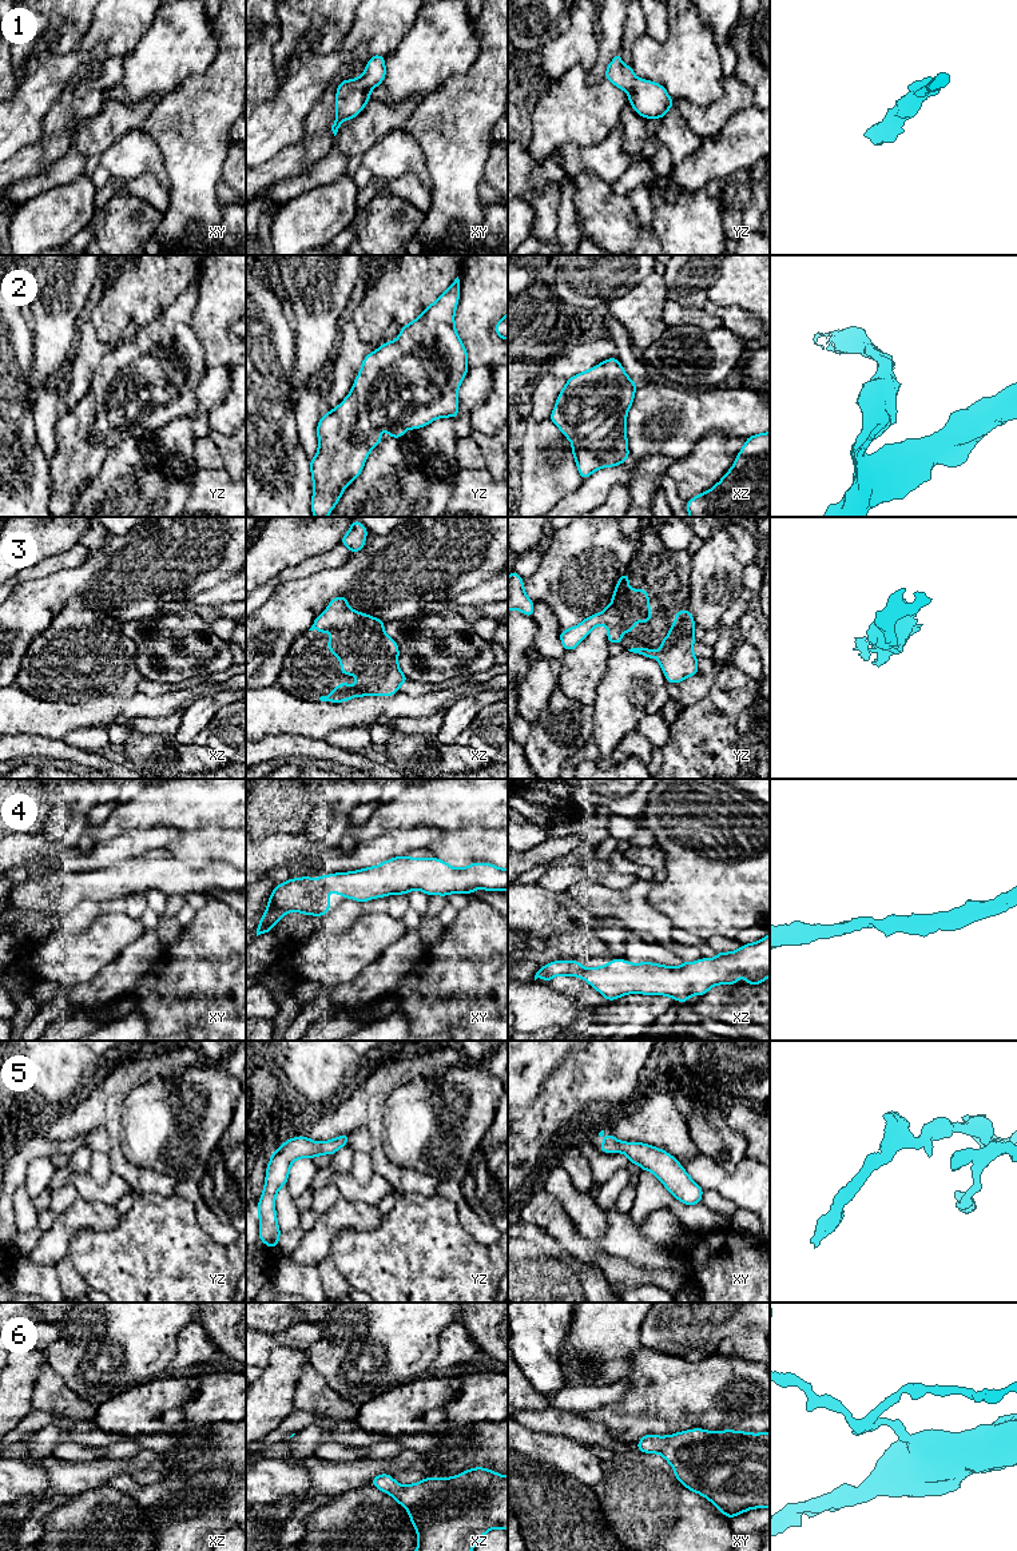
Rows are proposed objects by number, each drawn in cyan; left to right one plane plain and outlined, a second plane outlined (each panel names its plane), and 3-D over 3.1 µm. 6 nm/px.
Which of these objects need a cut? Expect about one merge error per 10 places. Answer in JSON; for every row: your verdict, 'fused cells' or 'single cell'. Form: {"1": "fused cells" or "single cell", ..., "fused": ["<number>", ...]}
{"1": "single cell", "2": "single cell", "3": "single cell", "4": "single cell", "5": "single cell", "6": "single cell", "fused": []}

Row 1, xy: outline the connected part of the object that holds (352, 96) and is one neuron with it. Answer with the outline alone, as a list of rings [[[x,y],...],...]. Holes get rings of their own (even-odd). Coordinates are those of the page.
[[[376,53],[359,77],[341,81],[335,95],[337,119],[331,126],[334,136],[343,120],[353,119],[365,108],[370,91],[382,83],[385,75],[385,57]]]

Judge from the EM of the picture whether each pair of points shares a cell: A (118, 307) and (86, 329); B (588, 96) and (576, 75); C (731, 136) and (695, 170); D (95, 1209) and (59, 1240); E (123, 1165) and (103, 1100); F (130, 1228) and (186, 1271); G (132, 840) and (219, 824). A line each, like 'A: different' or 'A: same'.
A: different
B: same
C: same
D: same
E: same
F: same
G: different

